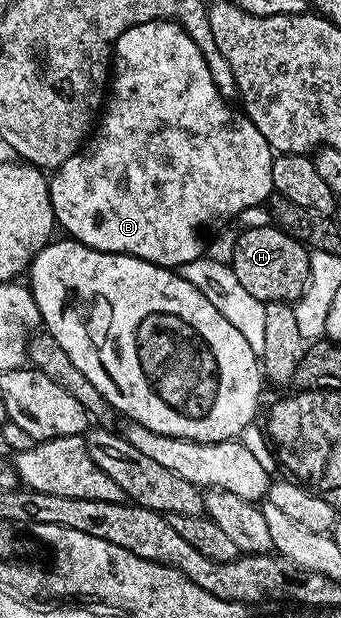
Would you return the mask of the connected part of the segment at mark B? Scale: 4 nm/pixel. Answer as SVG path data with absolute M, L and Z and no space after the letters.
M156 21L133 25L115 43L113 52L113 74L109 79L109 98L101 111L101 118L94 128L93 134L86 140L69 161L65 161L50 176L51 204L55 214L55 222L63 227L70 238L92 247L98 251L112 251L118 255L135 255L150 263L158 263L161 267L178 268L180 263L188 263L204 254L203 242L207 239L207 230L223 223L226 219L234 220L247 206L266 204L270 200L275 186L271 172L273 152L271 146L257 133L257 125L249 121L247 116L231 108L232 104L223 98L217 89L213 77L209 73L209 65L205 65L205 57L201 49L197 49L197 41L181 29L174 21Z

